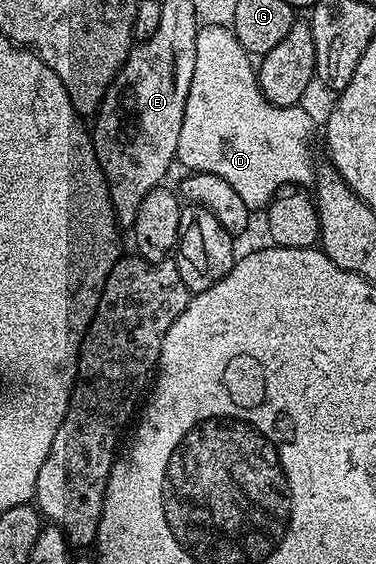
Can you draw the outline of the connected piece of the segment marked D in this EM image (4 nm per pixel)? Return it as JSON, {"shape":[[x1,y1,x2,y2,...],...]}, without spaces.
{"shape":[[230,25,202,26,197,32,197,60,193,64,193,84,189,84,189,96,185,100,185,116,181,120,181,136,177,140,176,159,188,171,197,174,209,172,213,176,221,176,221,180,227,181,239,193,241,200,245,200,245,204,250,210,253,212,262,211,283,186,294,184,307,188,314,183,315,170,313,169,313,165,311,166,311,150,307,147,311,142,311,114,309,111,303,109,302,105,274,106,273,104,269,104,269,100,265,100,265,96,259,87,259,79,256,67,253,65,252,55,248,54,244,46,239,43,234,29]]}

